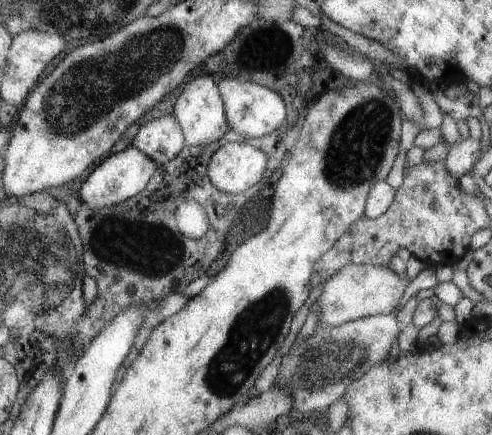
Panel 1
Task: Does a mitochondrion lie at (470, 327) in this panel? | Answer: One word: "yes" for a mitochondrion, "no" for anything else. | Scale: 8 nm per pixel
no

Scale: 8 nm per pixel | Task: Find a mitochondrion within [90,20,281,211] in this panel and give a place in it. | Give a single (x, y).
(169, 40)

